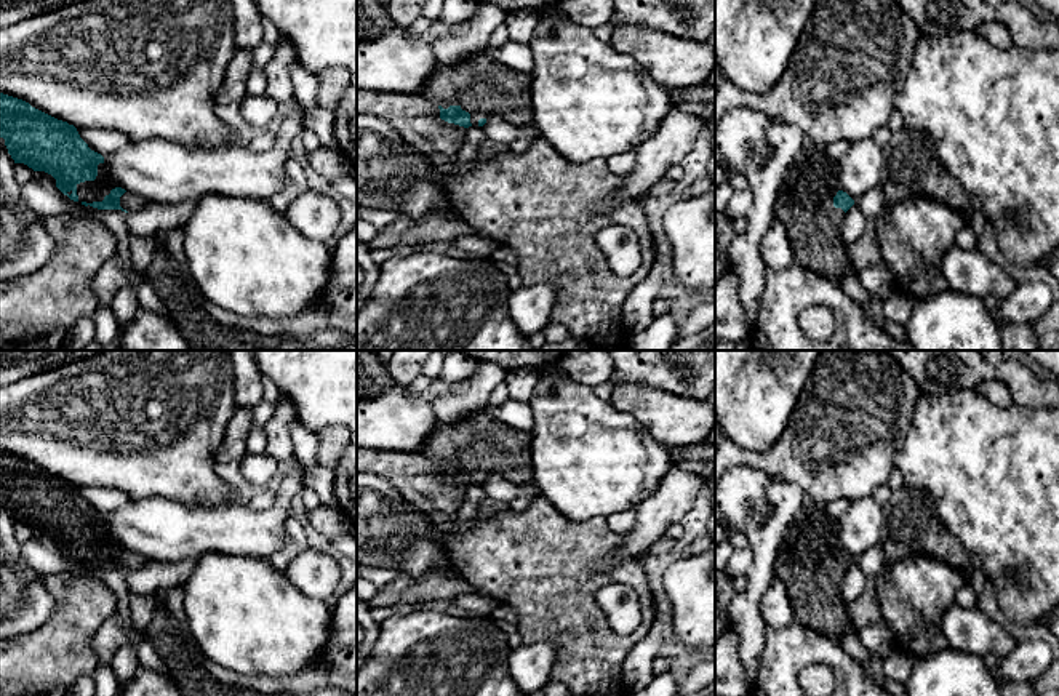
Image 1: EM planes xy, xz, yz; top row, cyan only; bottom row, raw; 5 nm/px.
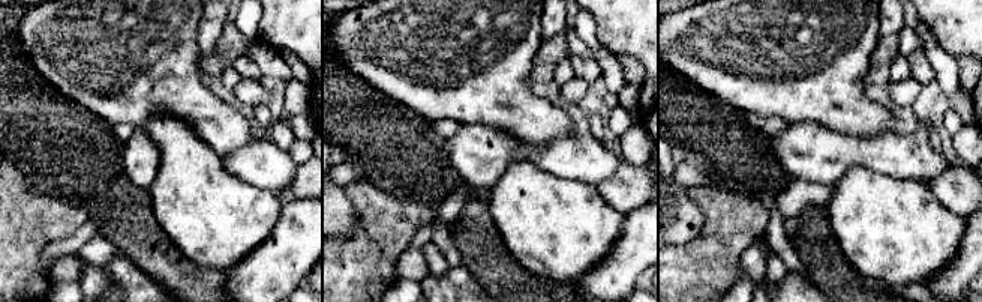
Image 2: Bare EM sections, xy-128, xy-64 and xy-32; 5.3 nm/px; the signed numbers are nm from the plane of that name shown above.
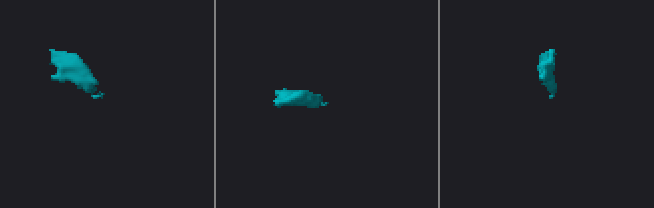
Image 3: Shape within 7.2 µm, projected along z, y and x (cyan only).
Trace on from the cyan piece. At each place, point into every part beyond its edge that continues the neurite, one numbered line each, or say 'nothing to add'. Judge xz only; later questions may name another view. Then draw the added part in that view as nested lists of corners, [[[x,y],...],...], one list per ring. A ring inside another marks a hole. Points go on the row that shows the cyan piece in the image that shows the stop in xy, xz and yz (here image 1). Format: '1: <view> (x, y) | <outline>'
1: xz (483, 87) | [[[483,50],[454,66],[437,64],[419,96],[443,109],[459,106],[470,114],[472,126],[478,126],[480,118],[491,117],[499,117],[515,126],[528,126],[534,123],[531,83],[531,72],[510,69]]]

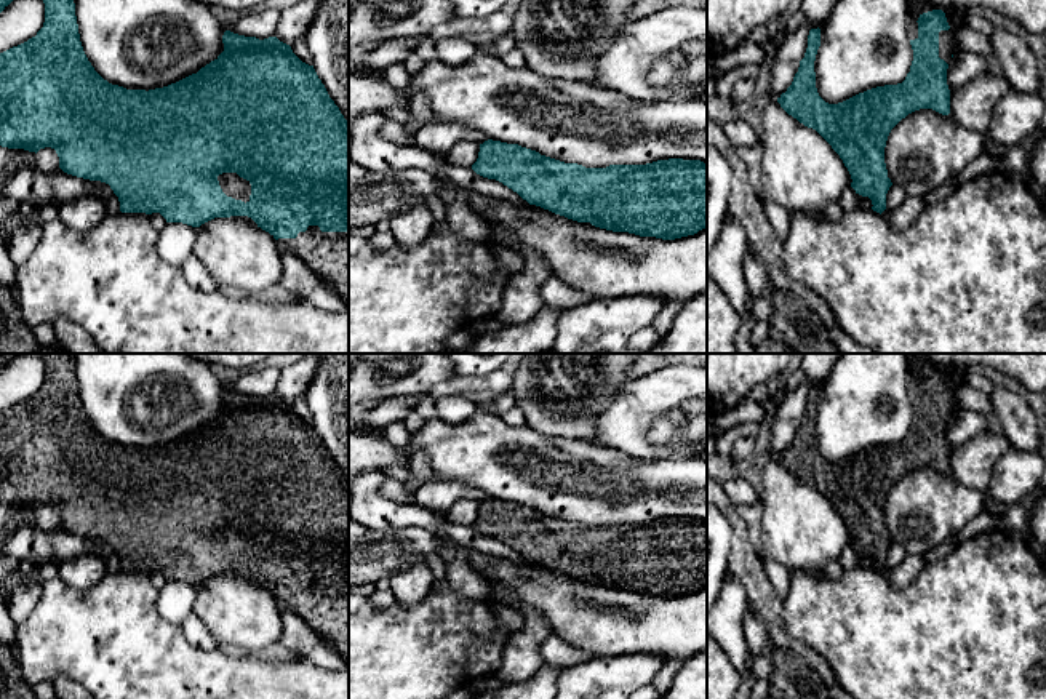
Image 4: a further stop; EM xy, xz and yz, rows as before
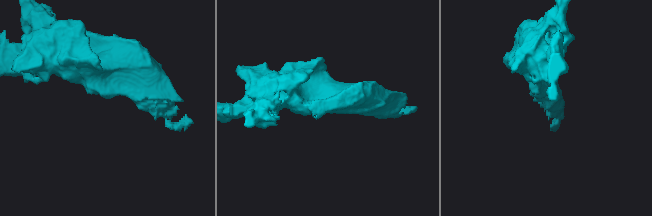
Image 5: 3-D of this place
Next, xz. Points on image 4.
nothing to add

